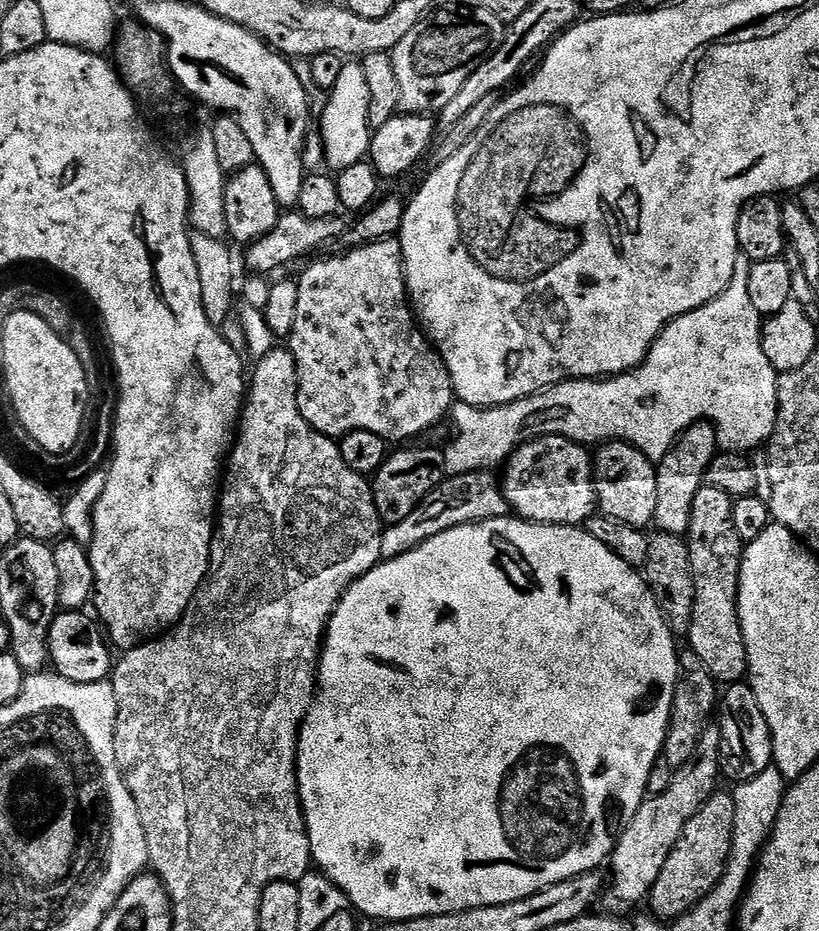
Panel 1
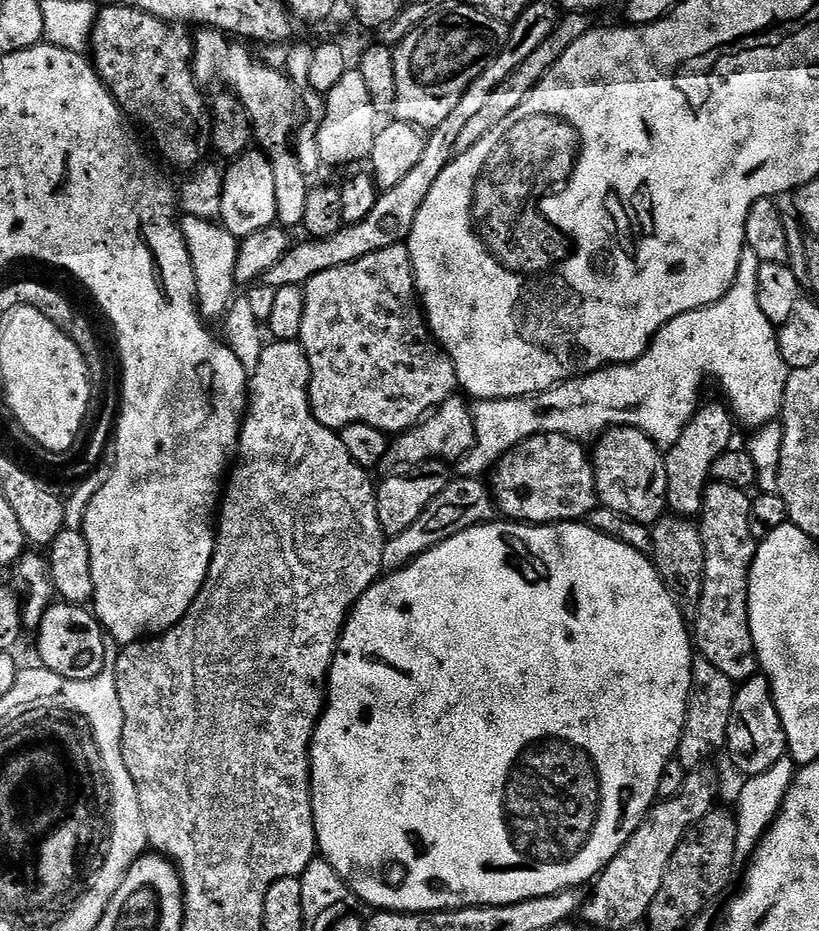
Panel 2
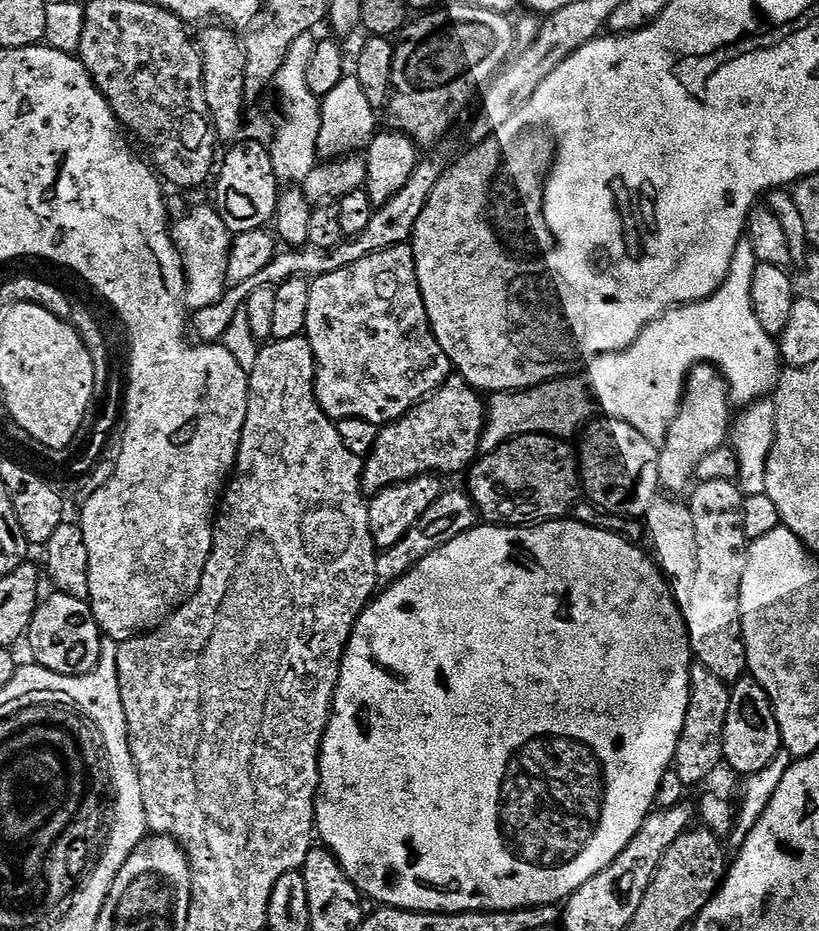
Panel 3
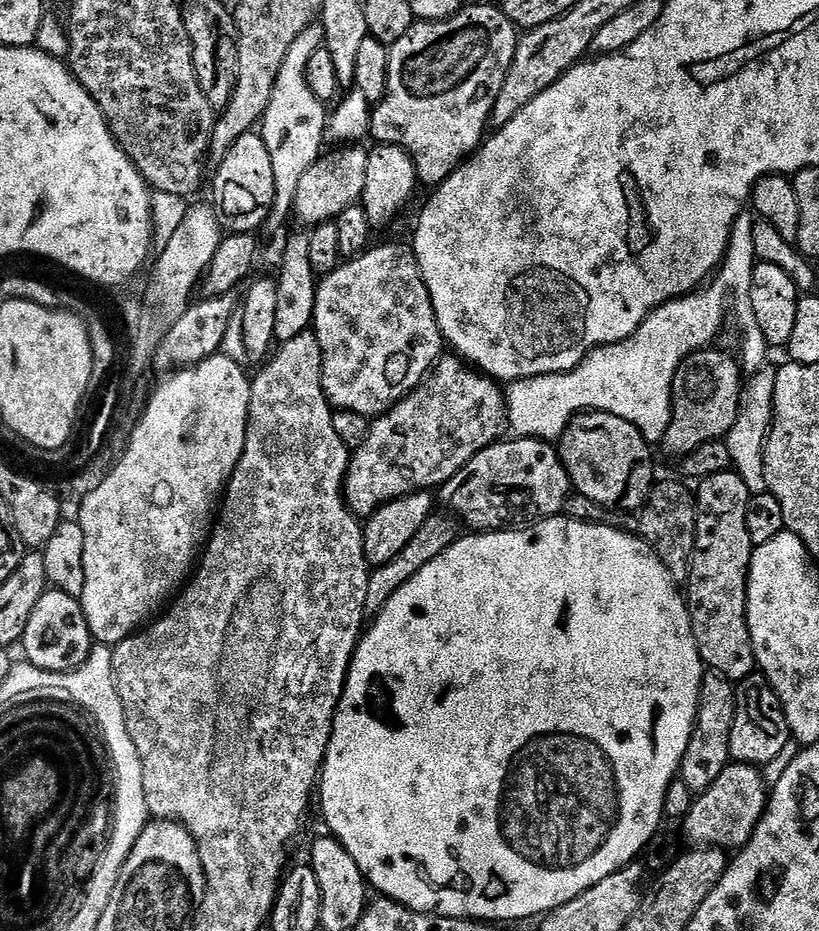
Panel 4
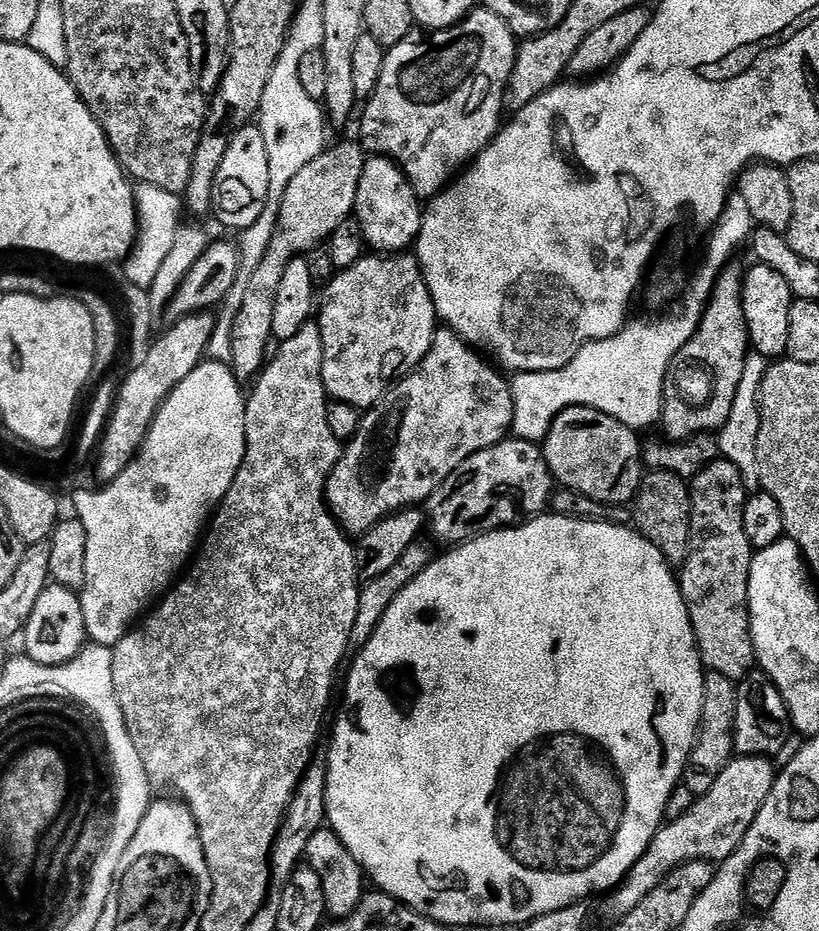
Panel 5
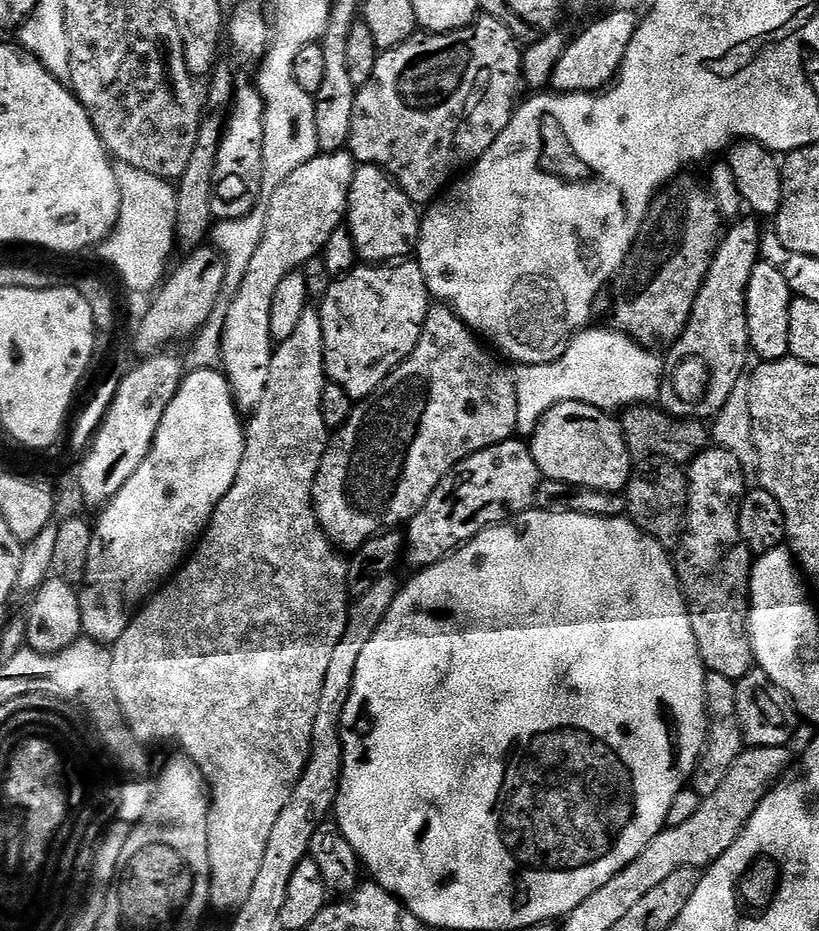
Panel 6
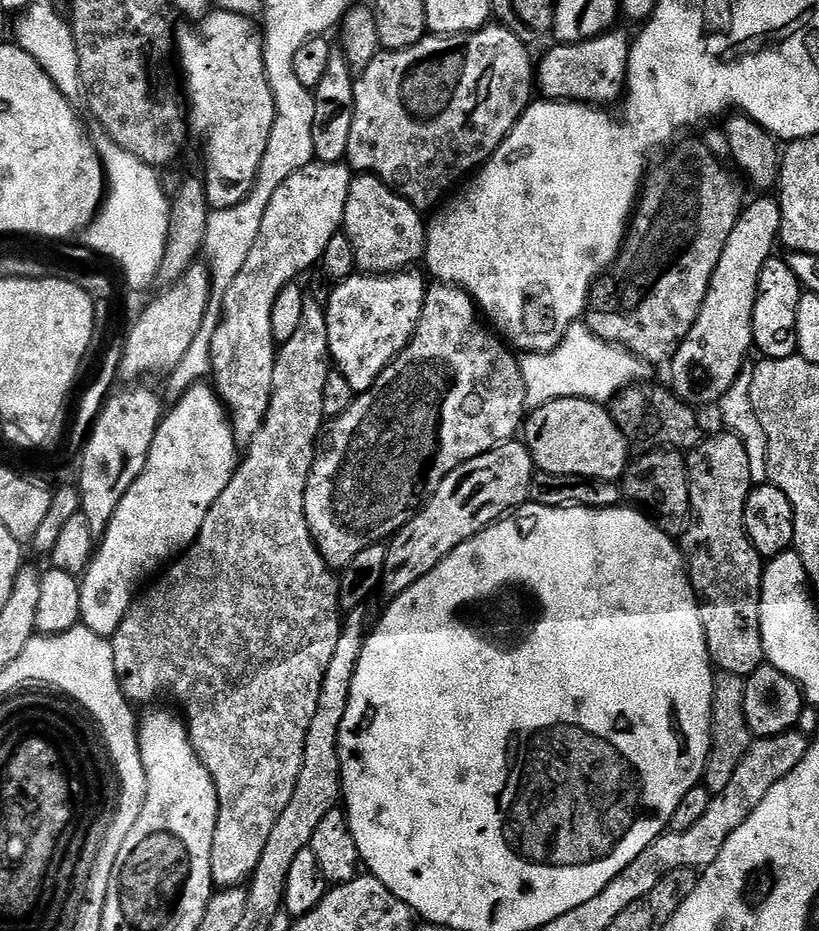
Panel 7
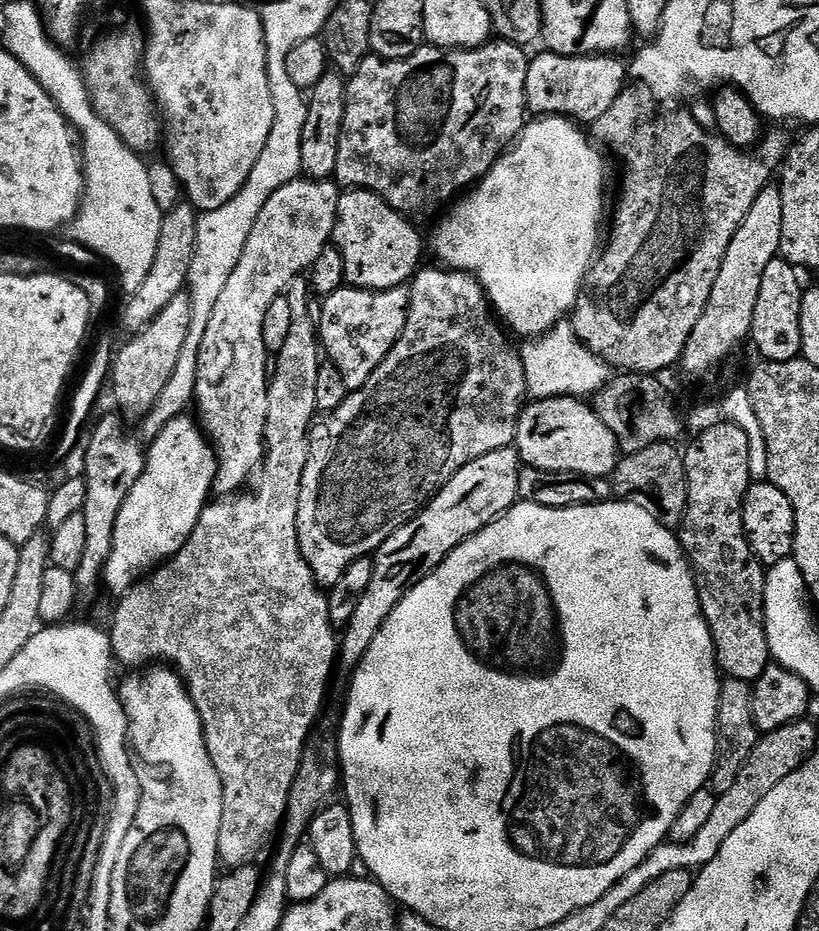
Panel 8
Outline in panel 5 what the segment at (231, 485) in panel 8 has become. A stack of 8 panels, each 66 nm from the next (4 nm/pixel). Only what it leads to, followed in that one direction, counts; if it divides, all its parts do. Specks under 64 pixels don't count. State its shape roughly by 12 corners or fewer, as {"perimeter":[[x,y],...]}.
{"perimeter":[[321,152],[279,197],[276,231],[232,324],[230,367],[255,377],[284,267],[345,227],[366,156]]}

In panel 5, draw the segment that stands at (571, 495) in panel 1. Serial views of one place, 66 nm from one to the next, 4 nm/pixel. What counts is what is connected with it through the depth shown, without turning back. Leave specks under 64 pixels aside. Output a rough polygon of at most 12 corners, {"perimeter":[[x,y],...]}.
{"perimeter":[[531,440],[471,456],[426,501],[444,546],[535,518],[554,481]]}

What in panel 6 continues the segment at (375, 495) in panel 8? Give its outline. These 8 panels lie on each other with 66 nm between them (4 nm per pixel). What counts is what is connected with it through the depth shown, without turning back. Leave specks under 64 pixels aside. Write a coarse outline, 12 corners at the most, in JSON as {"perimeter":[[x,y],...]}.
{"perimeter":[[447,306],[327,441],[337,549],[513,439],[516,381]]}

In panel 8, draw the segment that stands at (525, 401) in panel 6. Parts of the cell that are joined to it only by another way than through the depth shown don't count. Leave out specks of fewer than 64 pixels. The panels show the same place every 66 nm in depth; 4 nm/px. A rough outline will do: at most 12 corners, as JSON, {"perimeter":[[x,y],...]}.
{"perimeter":[[571,323],[519,349],[533,401],[588,398],[610,369]]}

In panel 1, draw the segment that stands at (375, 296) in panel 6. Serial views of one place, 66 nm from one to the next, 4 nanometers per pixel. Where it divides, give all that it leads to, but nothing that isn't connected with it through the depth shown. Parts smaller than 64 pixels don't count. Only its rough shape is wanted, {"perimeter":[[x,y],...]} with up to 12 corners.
{"perimeter":[[399,239],[309,263],[298,408],[415,441],[451,413]]}

